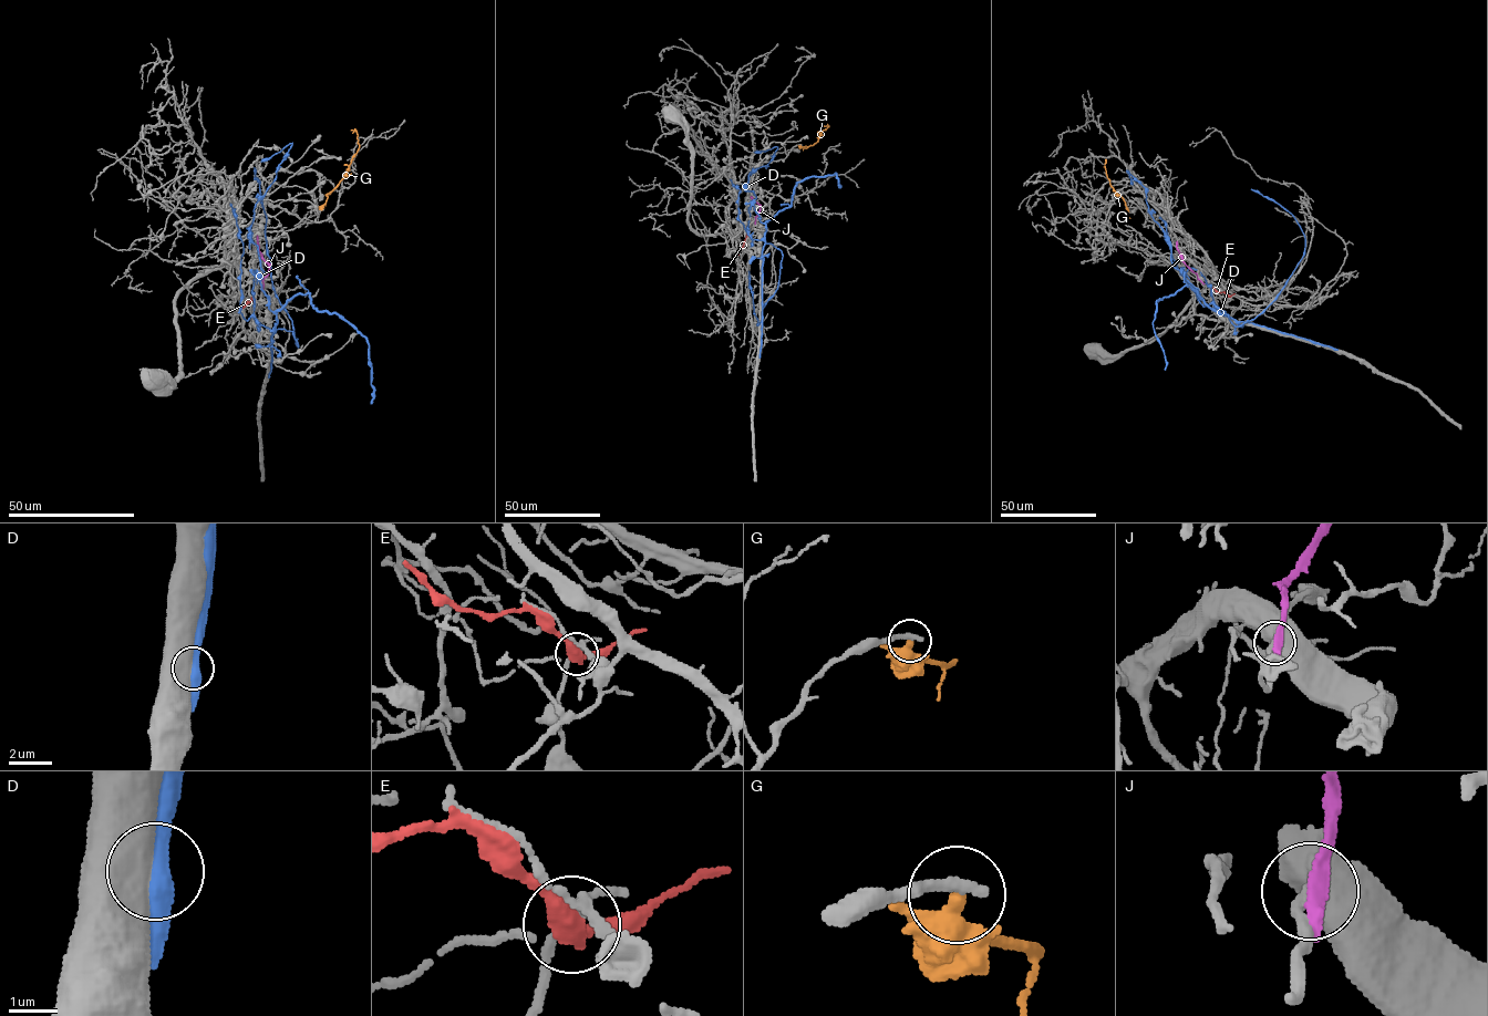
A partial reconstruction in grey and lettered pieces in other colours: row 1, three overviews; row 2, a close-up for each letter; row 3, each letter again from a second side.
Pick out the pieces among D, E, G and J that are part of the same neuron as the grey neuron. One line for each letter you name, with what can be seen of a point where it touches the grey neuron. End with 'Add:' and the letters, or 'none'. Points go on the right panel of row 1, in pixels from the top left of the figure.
Add: none

